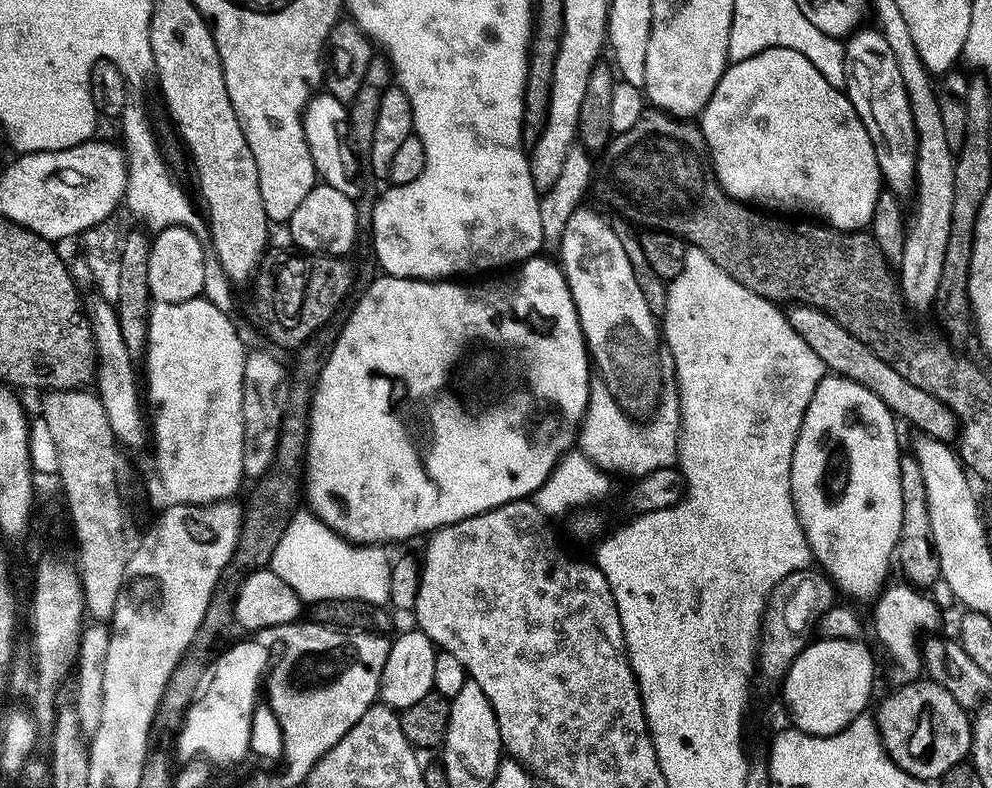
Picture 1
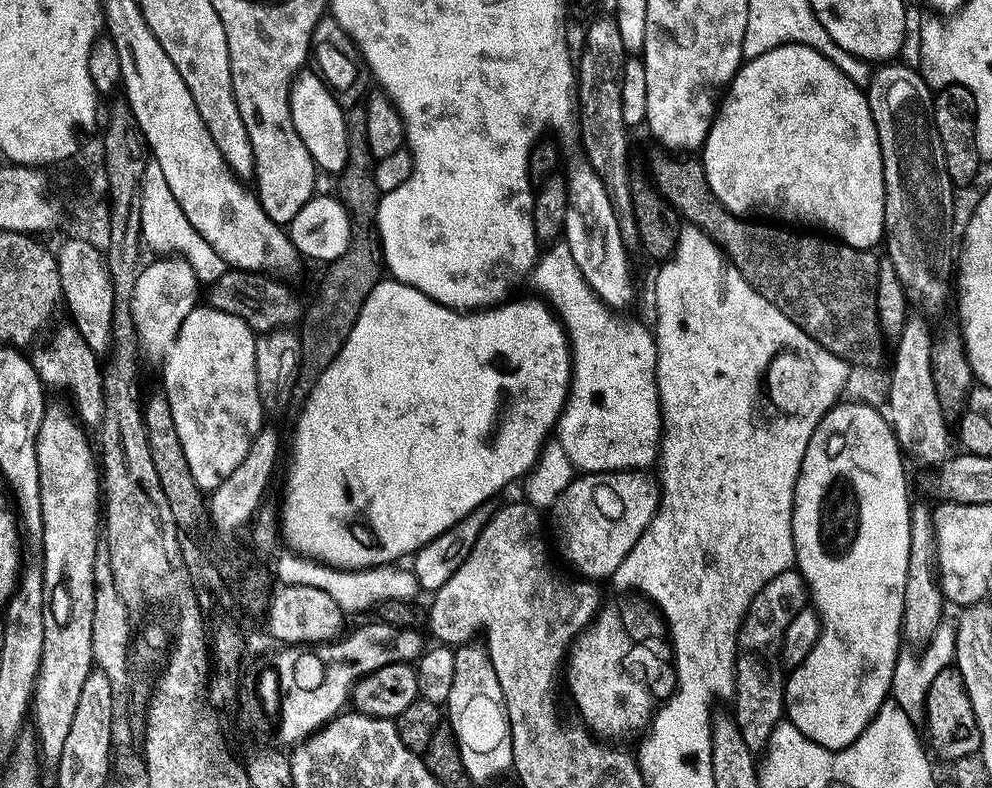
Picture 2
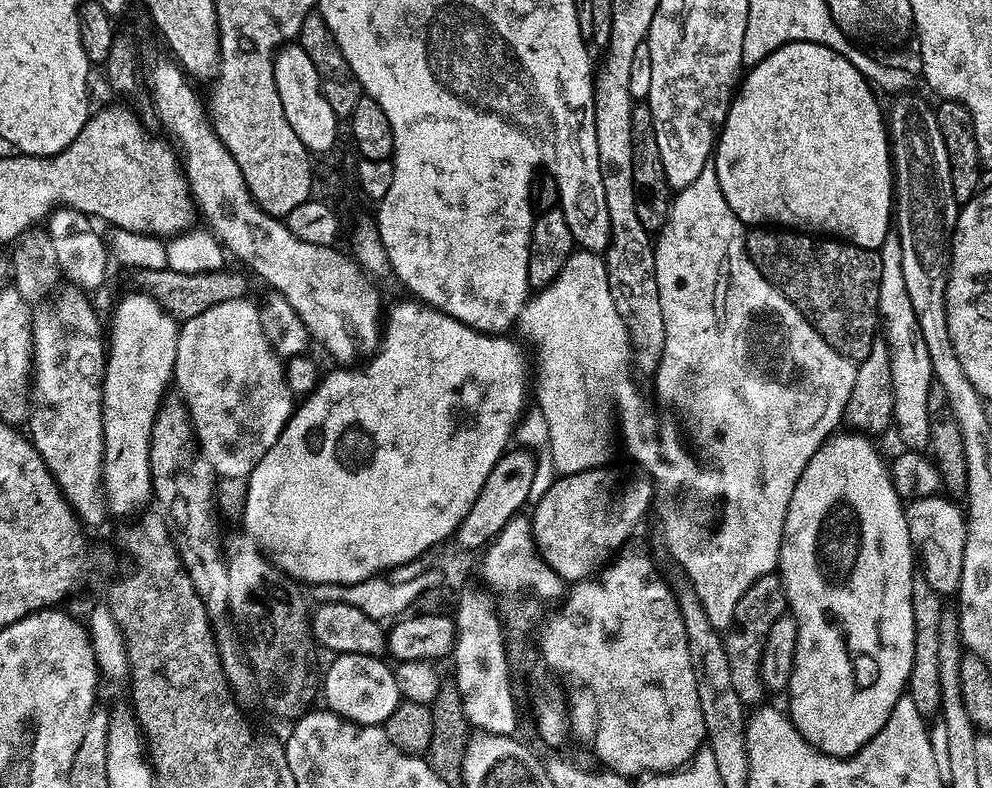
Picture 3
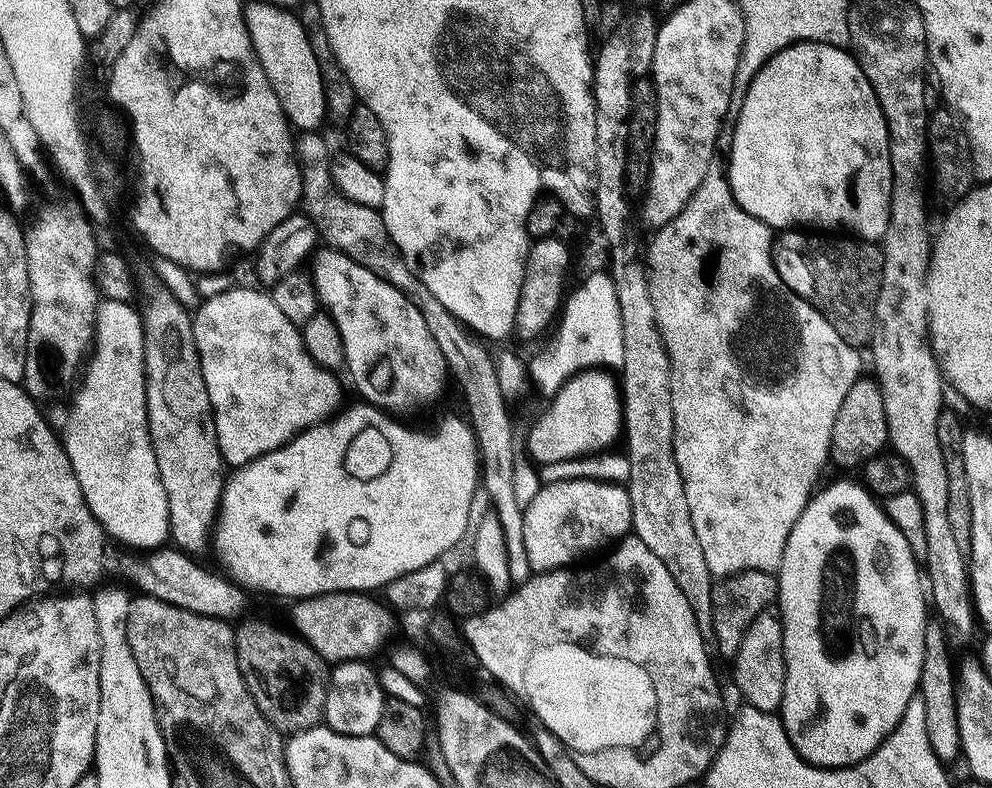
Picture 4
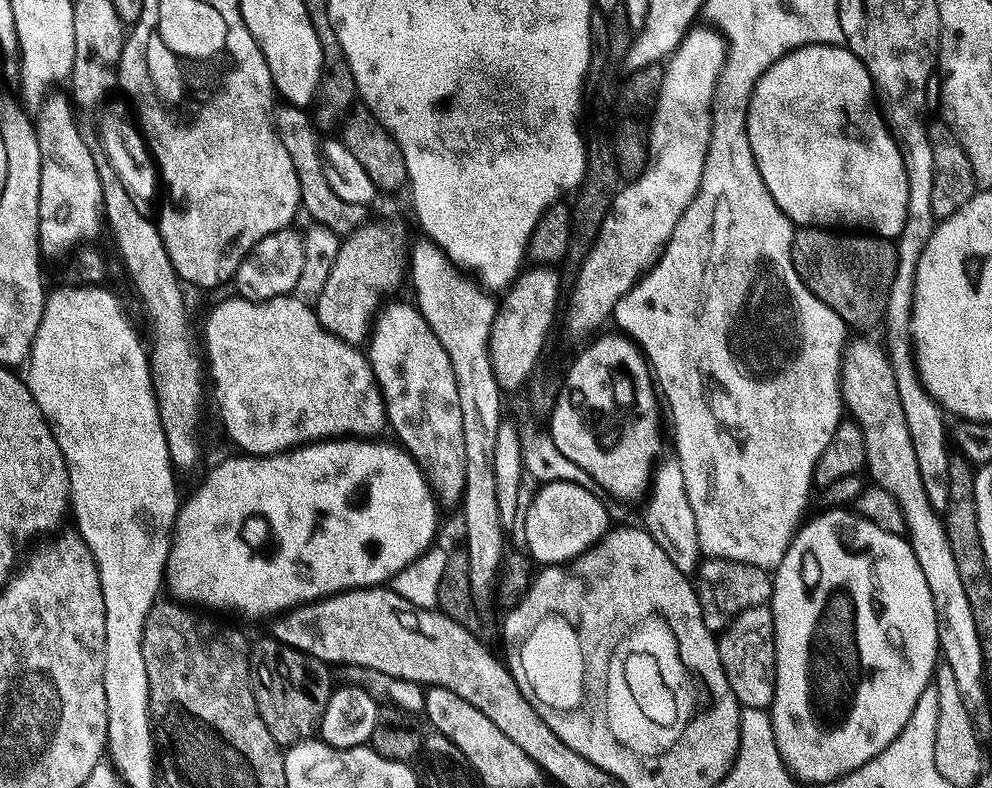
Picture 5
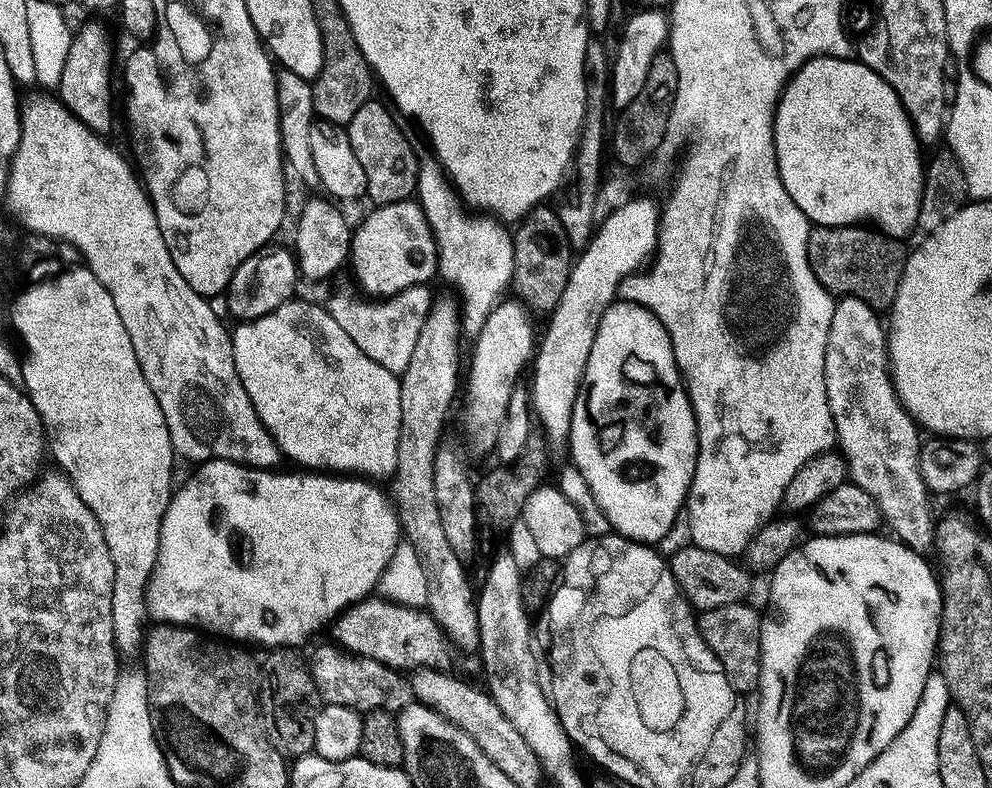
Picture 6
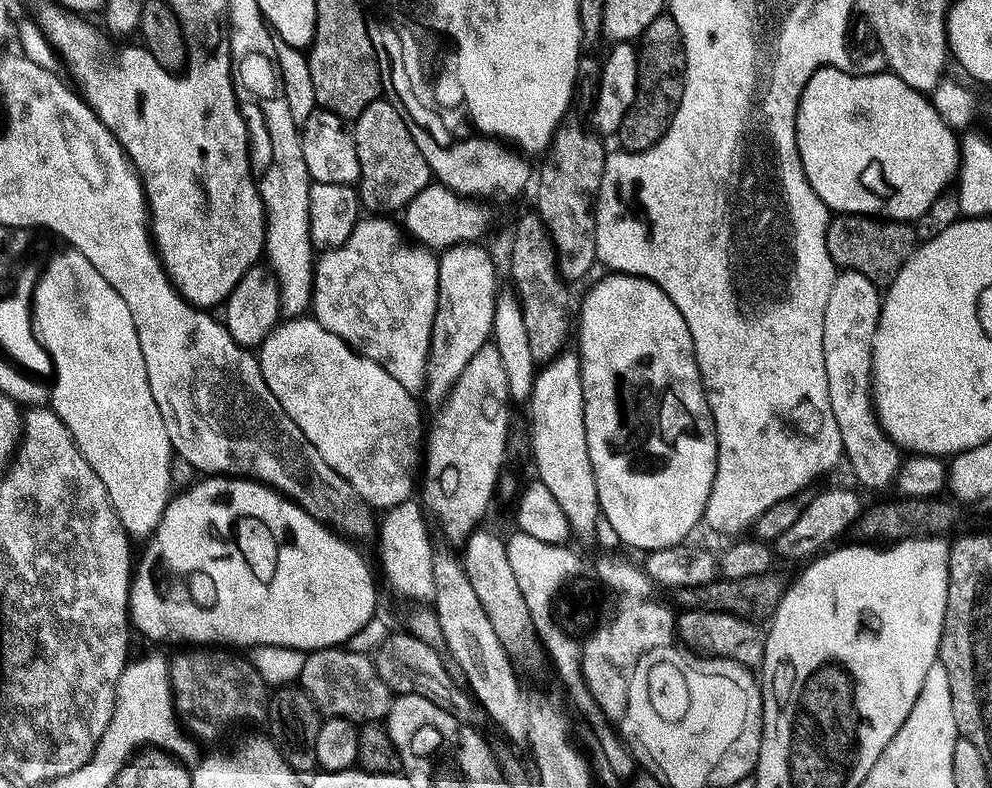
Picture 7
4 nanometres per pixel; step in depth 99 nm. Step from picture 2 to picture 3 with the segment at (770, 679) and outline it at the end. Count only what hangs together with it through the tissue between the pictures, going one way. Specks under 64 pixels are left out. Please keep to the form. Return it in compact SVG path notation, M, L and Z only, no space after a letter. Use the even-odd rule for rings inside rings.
M773 574L754 582L754 586L746 596L738 602L735 627L727 633L726 643L735 693L738 694L748 710L755 709L765 703L766 689L760 673L764 647L770 636L770 630L774 628L774 622L778 622L778 618L782 618L789 608L788 590L784 585L783 576L779 574Z

